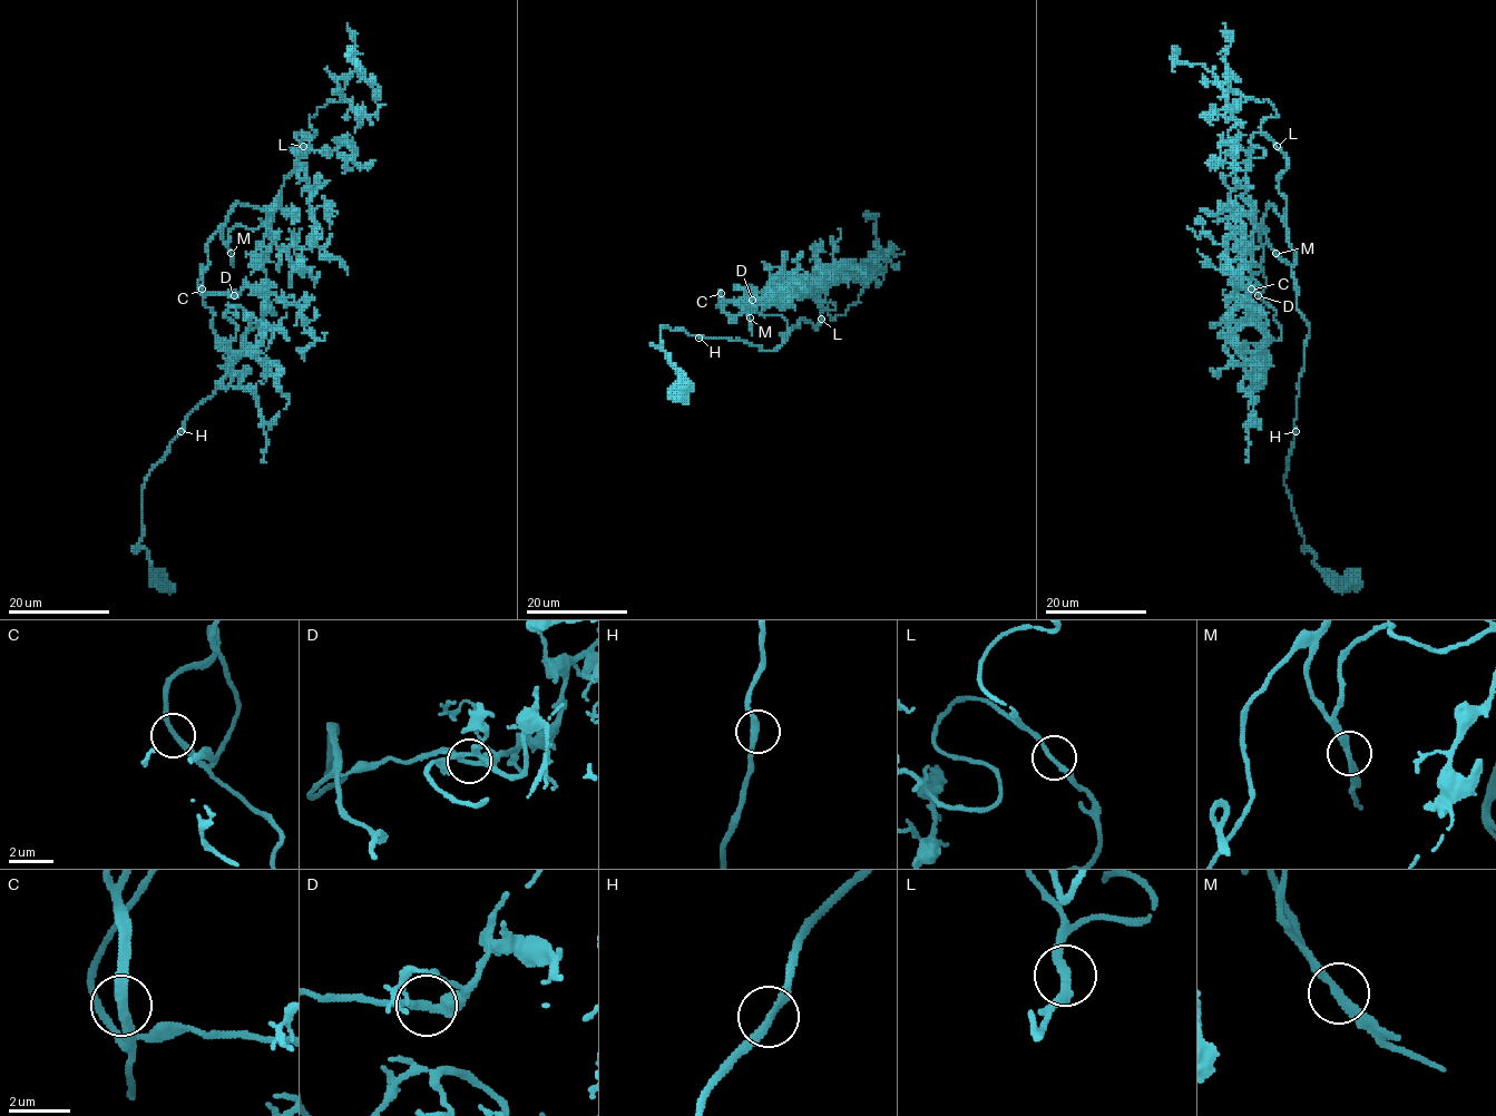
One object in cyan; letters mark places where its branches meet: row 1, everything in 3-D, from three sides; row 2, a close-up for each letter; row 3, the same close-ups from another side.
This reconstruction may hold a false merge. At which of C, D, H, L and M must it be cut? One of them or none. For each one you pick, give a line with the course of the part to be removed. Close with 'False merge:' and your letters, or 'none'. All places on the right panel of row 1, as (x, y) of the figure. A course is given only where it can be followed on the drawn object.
False merge: none

